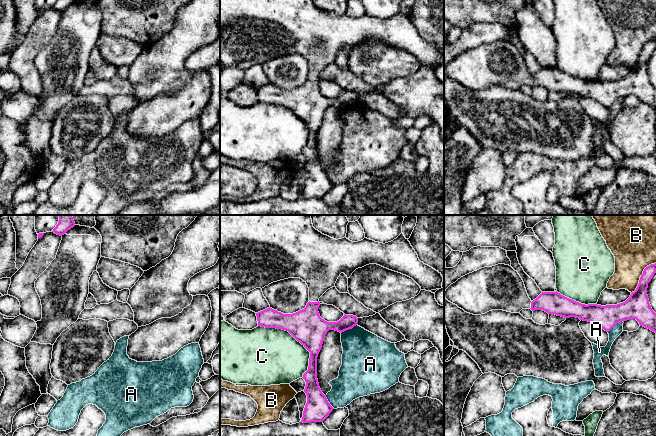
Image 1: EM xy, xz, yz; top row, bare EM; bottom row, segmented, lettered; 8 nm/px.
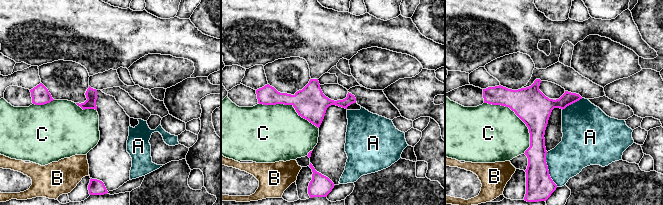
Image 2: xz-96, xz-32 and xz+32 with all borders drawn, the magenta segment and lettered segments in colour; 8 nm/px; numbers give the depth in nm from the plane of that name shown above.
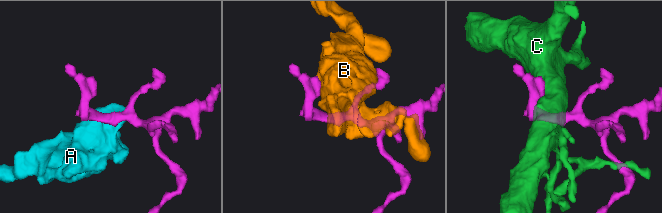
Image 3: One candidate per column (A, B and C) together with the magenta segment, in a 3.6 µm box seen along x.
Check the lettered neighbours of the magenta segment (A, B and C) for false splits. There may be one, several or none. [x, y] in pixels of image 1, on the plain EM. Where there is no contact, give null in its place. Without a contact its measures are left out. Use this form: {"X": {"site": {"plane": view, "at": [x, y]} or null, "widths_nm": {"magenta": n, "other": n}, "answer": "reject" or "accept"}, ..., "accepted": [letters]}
{"A": {"site": {"plane": "xz", "at": [348, 105]}, "widths_nm": {"magenta": 170, "other": 360}, "answer": "reject"}, "B": {"site": {"plane": "yz", "at": [641, 52]}, "widths_nm": {"magenta": 200, "other": 360}, "answer": "reject"}, "C": {"site": {"plane": "xz", "at": [296, 115]}, "widths_nm": {"magenta": 280, "other": 460}, "answer": "reject"}, "accepted": []}

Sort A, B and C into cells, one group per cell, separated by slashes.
A / B / C

